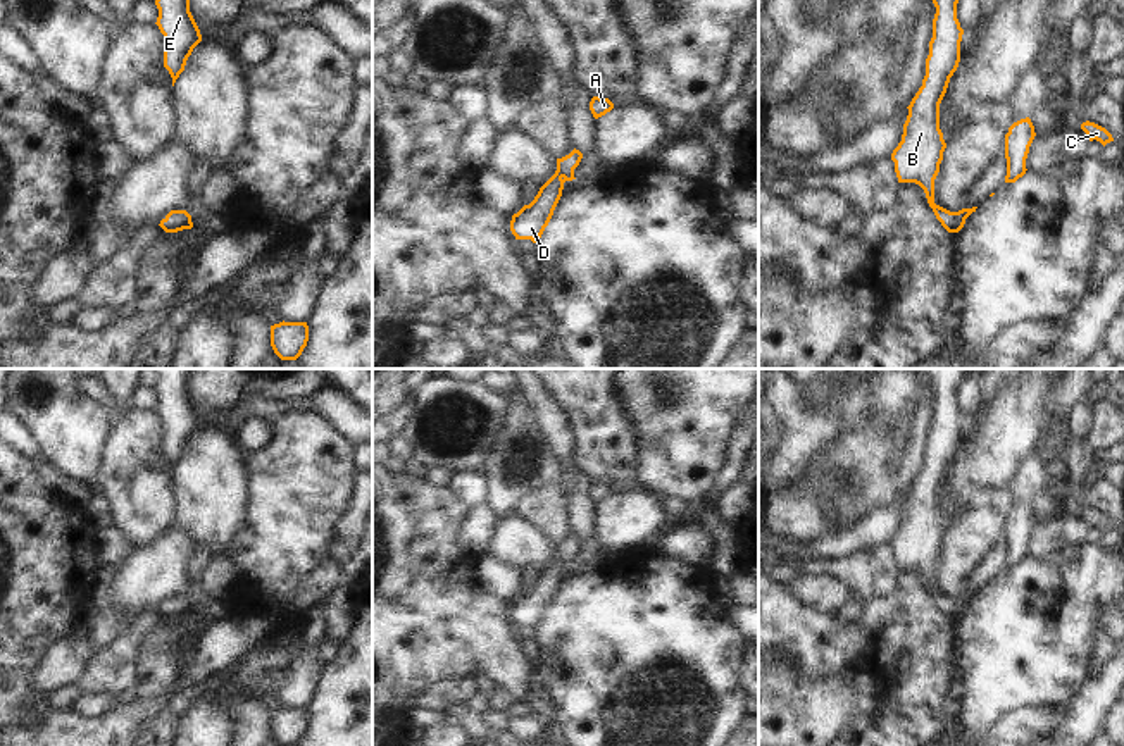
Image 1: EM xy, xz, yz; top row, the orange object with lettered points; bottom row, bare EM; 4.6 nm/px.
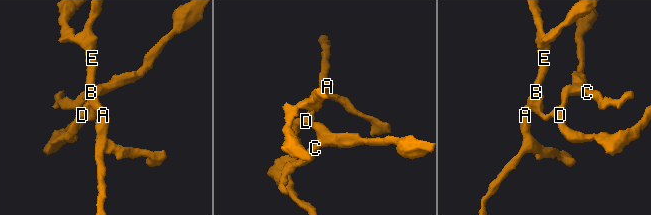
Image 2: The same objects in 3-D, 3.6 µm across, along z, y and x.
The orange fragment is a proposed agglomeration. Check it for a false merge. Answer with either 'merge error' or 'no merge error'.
no merge error

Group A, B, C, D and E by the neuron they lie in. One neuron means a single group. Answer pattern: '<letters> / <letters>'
A B C D E

